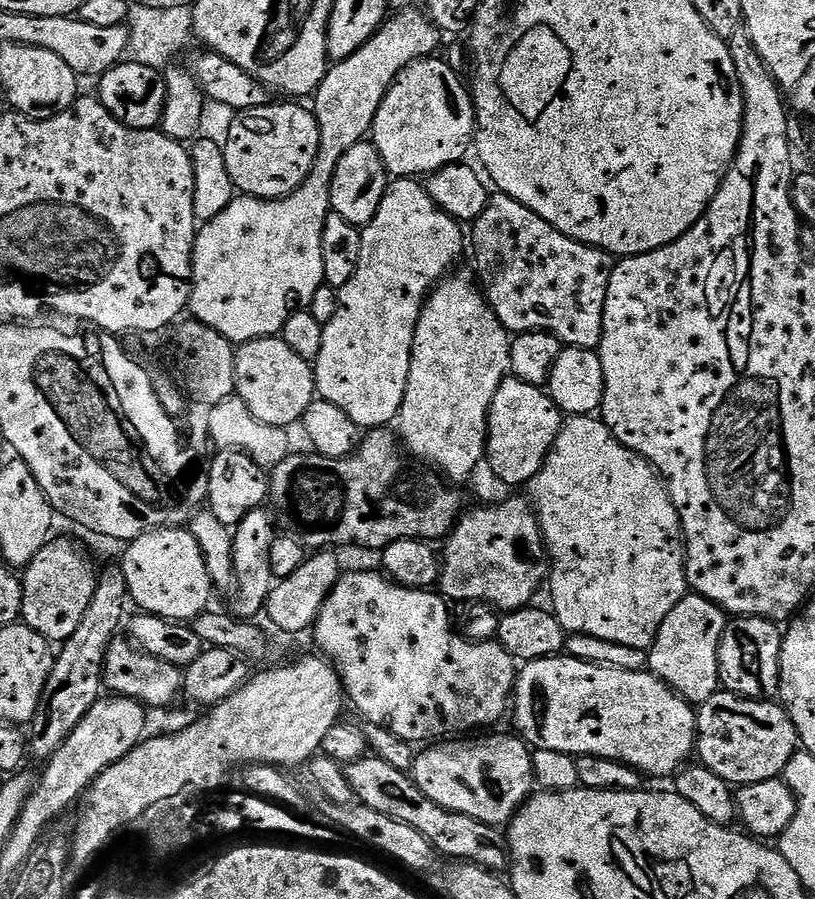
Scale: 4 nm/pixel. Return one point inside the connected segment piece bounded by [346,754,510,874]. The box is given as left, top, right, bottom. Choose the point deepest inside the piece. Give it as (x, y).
(375, 783)

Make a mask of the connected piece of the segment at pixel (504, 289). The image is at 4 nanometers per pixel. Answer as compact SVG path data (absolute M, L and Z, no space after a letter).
M503 194L493 195L486 210L482 210L477 220L471 221L470 252L476 255L475 275L479 287L509 333L549 332L560 339L561 345L569 348L599 349L606 290L610 286L610 274L614 267L614 258L610 253L562 234L550 226L546 218L538 218L534 210Z

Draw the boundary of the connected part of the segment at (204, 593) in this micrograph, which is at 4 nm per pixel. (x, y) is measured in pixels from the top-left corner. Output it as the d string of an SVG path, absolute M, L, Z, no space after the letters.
M187 527L155 528L153 532L143 532L137 539L127 545L122 559L125 582L131 603L137 604L141 613L150 616L161 616L167 620L191 622L204 612L209 611L214 593L214 585L210 574L206 570L206 562L198 542L192 537Z

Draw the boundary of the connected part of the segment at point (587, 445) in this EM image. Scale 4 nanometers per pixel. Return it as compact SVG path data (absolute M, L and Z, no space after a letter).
M592 414L568 416L542 470L530 482L531 488L530 500L550 561L550 608L565 633L651 649L666 614L689 591L684 573L684 529L660 473L618 442L603 419Z

